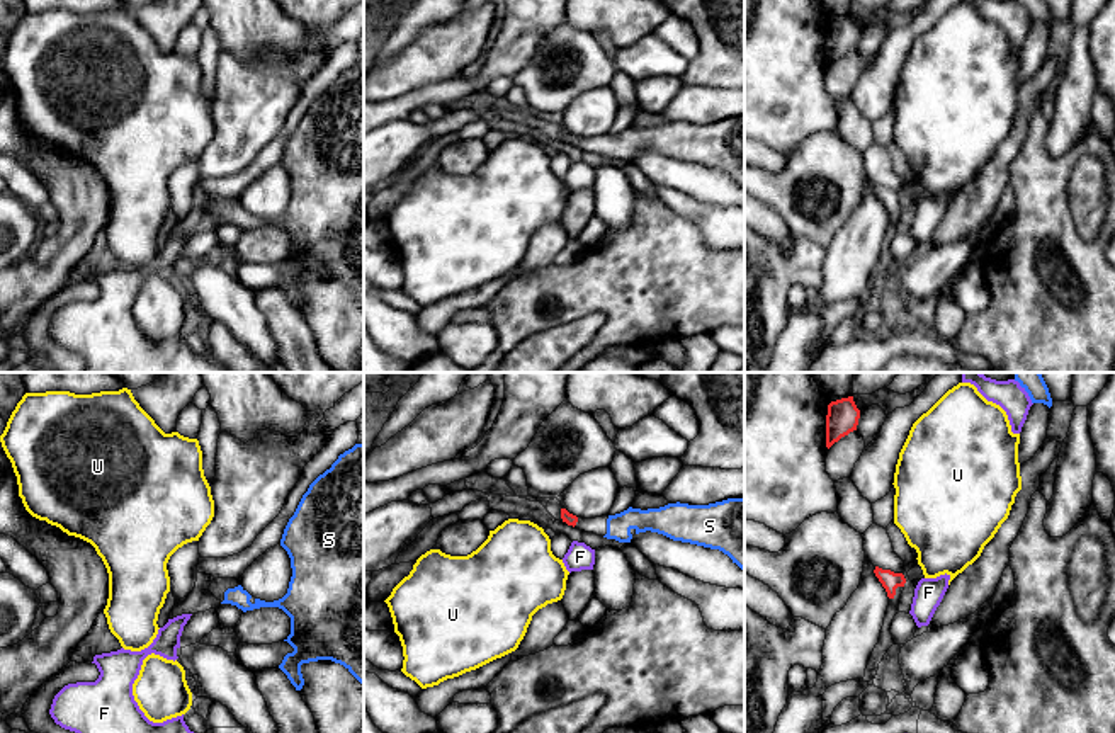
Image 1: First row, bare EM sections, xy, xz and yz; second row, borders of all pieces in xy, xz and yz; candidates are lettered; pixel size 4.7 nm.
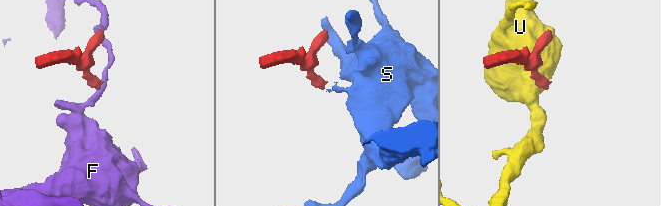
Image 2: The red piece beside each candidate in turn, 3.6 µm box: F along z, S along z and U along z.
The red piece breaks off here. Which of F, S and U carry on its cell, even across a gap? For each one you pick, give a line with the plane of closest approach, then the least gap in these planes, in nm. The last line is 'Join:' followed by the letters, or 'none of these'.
S: Closest in xz. Distance 140 nm
Join: S

